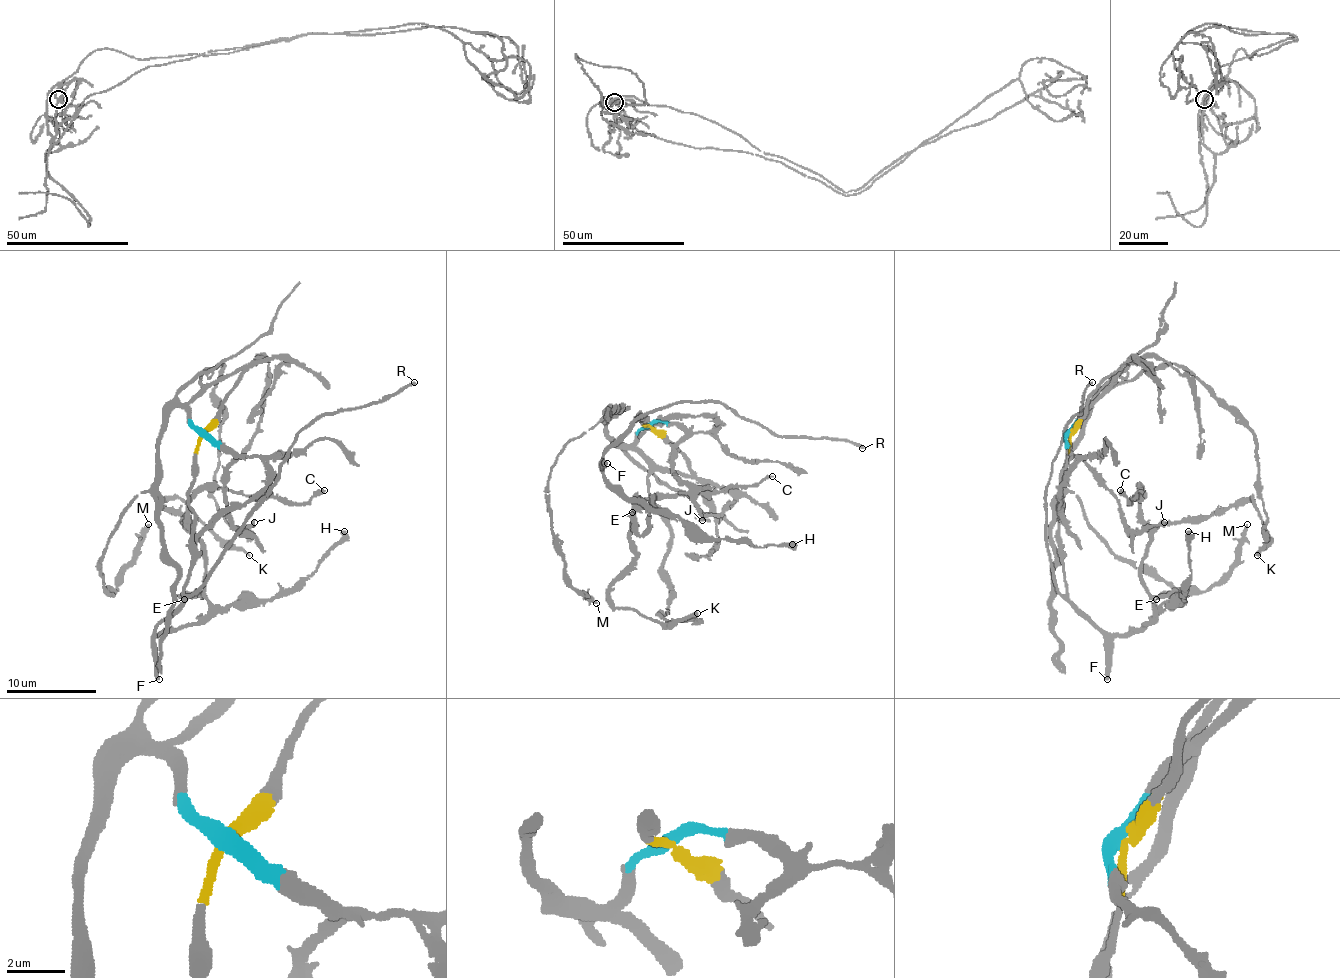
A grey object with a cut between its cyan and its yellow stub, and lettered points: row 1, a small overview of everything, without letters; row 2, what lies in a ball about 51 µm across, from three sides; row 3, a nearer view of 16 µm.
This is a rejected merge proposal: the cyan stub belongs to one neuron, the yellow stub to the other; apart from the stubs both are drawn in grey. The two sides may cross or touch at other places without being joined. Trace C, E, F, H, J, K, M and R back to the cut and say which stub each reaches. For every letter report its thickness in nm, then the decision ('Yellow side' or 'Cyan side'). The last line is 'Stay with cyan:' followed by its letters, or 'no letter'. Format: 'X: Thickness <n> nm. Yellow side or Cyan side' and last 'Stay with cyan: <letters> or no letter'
C: Thickness 260 nm. Yellow side
E: Thickness 400 nm. Yellow side
F: Thickness 400 nm. Yellow side
H: Thickness 550 nm. Yellow side
J: Thickness 280 nm. Cyan side
K: Thickness 200 nm. Yellow side
M: Thickness 200 nm. Cyan side
R: Thickness 200 nm. Yellow side
Stay with cyan: J, M

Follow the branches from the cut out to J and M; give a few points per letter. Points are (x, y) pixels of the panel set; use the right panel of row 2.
J: (1068, 433), (1065, 447), (1113, 494), (1122, 521), (1131, 530), (1165, 521)
M: (1068, 433), (1090, 406), (1065, 485), (1088, 526), (1138, 569), (1205, 591), (1230, 569), (1246, 524)

